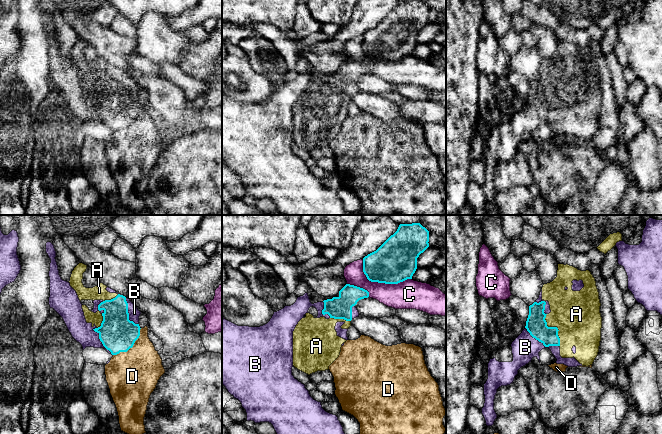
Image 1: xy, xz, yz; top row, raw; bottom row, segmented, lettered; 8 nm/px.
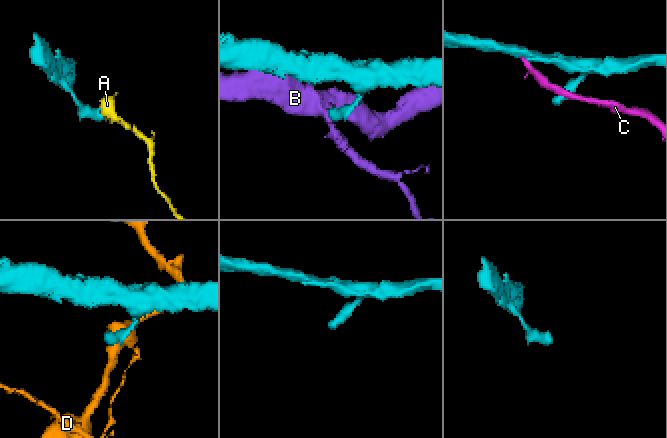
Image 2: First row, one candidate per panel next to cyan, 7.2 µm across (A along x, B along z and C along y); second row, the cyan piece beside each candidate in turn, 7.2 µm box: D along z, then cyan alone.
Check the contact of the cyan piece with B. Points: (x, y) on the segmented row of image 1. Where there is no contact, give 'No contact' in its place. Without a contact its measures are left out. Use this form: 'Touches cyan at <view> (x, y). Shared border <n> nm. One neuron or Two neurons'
Touches cyan at yz (541, 342). Shared border 320 nm. Two neurons

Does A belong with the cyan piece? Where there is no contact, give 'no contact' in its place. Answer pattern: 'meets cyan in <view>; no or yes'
meets cyan in yz; yes

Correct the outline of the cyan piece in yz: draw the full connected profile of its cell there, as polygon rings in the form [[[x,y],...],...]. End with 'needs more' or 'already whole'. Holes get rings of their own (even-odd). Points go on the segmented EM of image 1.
[[[558,264],[557,277],[542,287],[542,301],[529,306],[529,315],[525,328],[530,335],[545,347],[559,346],[562,358],[575,358],[582,366],[593,364],[599,352],[601,341],[602,317],[600,313],[599,292],[596,281],[589,270],[581,271],[568,264]],[[582,280],[584,287],[580,291],[572,290],[572,281]]]; needs more

